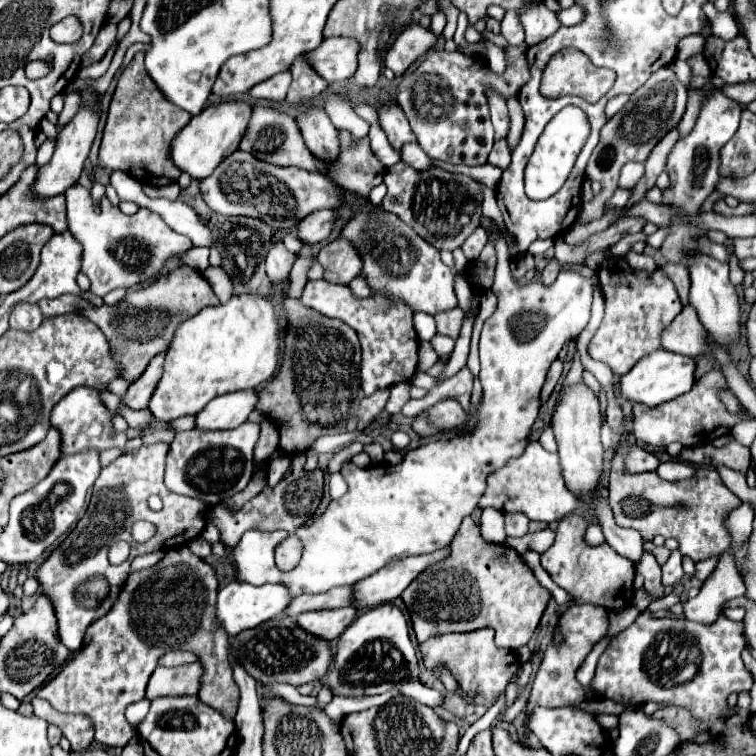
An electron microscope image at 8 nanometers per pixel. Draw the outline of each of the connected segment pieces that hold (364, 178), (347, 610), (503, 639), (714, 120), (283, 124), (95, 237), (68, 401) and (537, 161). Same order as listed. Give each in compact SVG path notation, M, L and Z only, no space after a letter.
M340 131L340 157L326 171L340 187L366 199L372 187L382 183L386 167L372 153L368 137L354 141L348 131Z
M340 607L332 611L310 611L300 613L296 617L296 623L314 637L324 637L324 641L338 639L342 631L354 621L356 609L354 607Z
M472 517L462 521L456 537L450 543L450 555L444 561L424 569L424 573L420 573L420 577L416 577L416 581L412 581L400 597L410 613L418 643L442 633L466 633L482 627L492 627L496 631L496 645L506 649L516 649L518 645L526 645L530 641L550 601L548 589L538 583L524 559L508 545L492 545L484 541Z
M720 89L704 91L702 107L698 121L692 129L692 133L686 139L680 139L676 147L672 149L666 169L672 181L672 189L664 191L666 203L680 209L684 215L696 215L700 211L700 205L704 199L714 191L714 185L718 183L718 165L720 165L720 149L732 139L732 135L738 129L742 105L730 97L726 97Z
M254 107L248 129L246 129L238 149L250 151L260 161L266 161L266 163L272 163L272 165L284 165L284 167L286 165L296 165L296 167L306 169L306 171L322 171L324 169L322 161L318 161L308 151L302 137L294 137L294 135L296 135L294 121L286 113L278 113L276 109L268 109L268 107Z
M74 185L66 191L66 205L68 229L82 245L80 271L90 279L90 291L98 297L104 297L116 287L130 289L144 283L146 279L158 275L172 255L180 255L192 247L192 241L186 235L170 229L160 215L148 209L140 209L134 215L124 215L104 197L100 203L100 213L96 213L90 191L82 185Z
M88 387L72 389L72 393L62 397L58 401L58 405L52 409L50 423L54 427L58 427L62 433L62 453L64 455L80 453L84 449L96 449L96 451L104 451L104 449L112 449L112 447L124 449L124 445L128 441L128 437L124 433L118 433L112 427L112 411L104 409L98 389L88 389Z
M572 105L564 107L560 113L556 113L552 117L552 121L546 125L544 133L540 135L536 149L530 155L530 161L528 161L524 171L526 195L530 199L548 199L564 185L588 133L590 133L590 125L588 125L586 113L578 107L572 107Z

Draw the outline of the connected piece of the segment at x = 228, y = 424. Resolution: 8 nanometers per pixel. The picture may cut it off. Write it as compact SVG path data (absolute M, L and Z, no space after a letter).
M246 389L238 393L226 393L212 399L198 415L198 431L222 431L242 425L256 407L256 391Z

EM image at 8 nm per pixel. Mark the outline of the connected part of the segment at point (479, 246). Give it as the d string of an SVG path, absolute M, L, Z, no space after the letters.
M478 227L478 229L464 241L464 245L462 245L462 251L464 251L466 259L468 259L468 261L474 261L474 259L480 255L480 251L484 249L486 241L488 241L486 229L484 229L484 227Z

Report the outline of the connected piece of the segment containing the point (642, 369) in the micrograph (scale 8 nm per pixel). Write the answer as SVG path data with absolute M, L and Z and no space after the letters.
M658 349L646 357L642 357L626 375L620 377L620 393L622 397L644 403L648 407L656 407L660 403L666 403L670 399L676 399L692 389L694 383L694 369L696 363L692 357L684 357L678 353L668 353L664 349Z

